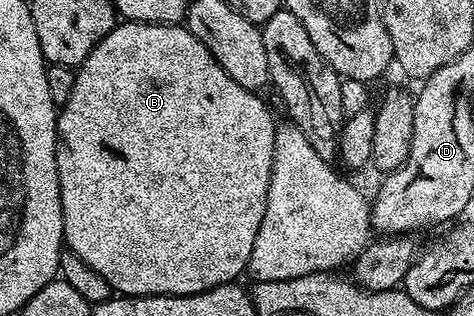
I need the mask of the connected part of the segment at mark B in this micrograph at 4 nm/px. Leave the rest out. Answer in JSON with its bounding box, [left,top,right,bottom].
[56,21,278,297]

